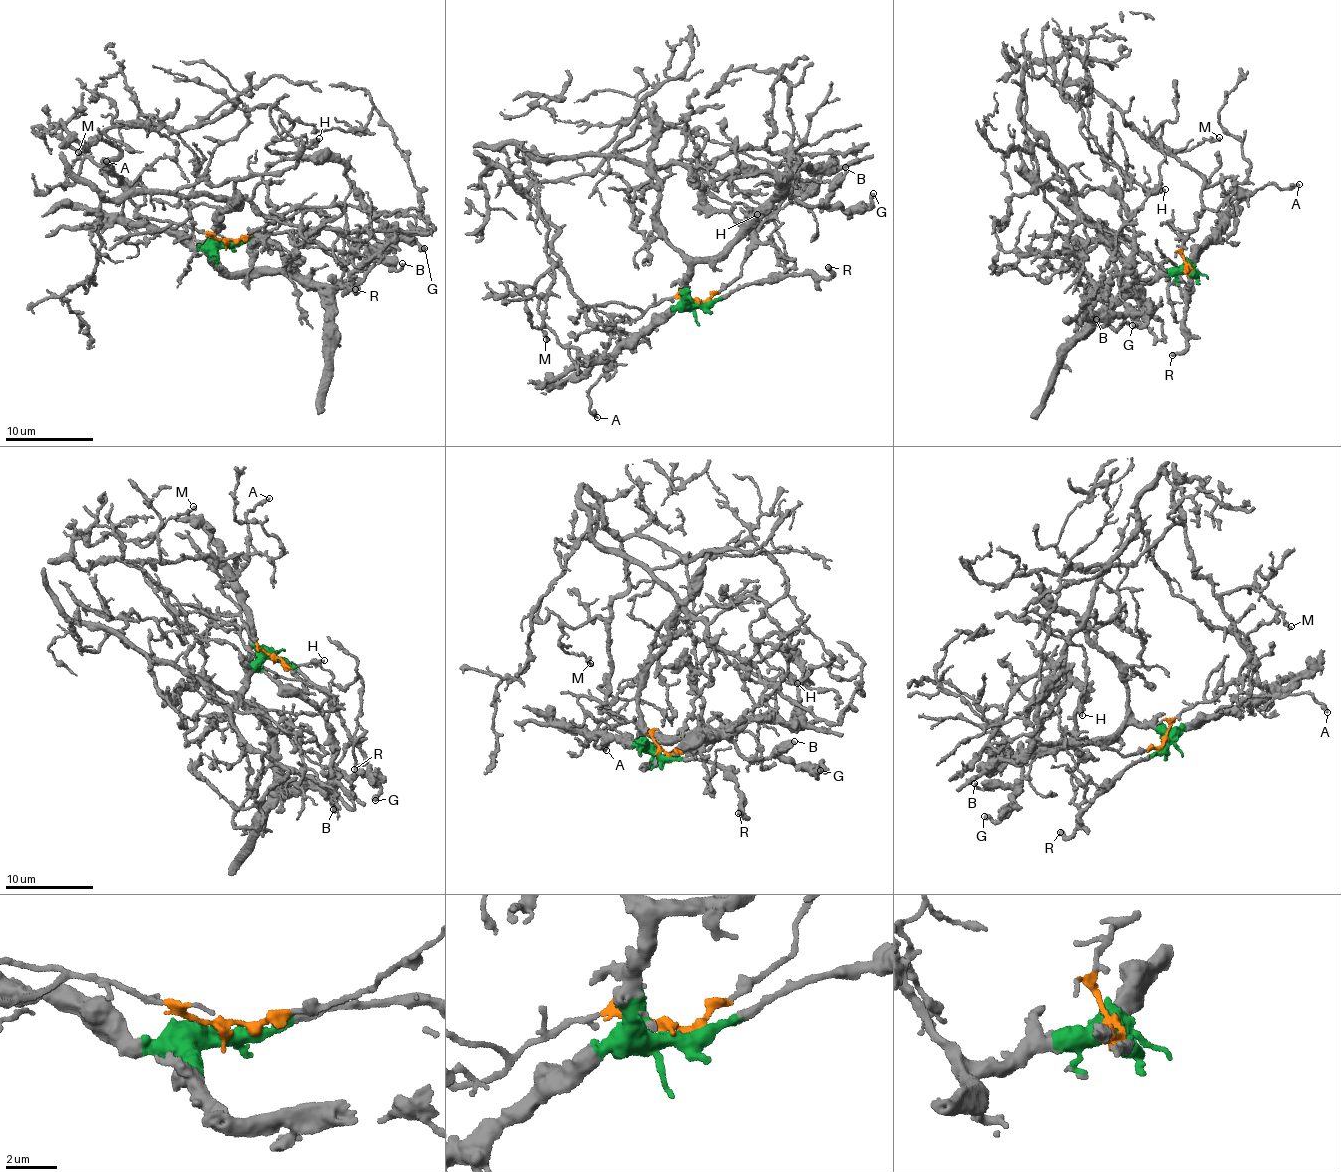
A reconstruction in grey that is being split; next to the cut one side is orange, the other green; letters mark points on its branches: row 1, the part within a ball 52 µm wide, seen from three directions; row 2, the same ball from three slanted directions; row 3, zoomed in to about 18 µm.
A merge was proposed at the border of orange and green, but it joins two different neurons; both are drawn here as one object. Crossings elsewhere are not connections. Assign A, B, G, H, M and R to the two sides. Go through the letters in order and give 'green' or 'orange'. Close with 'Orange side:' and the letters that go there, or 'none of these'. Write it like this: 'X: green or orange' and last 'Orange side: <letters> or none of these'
A: orange
B: green
G: green
H: orange
M: orange
R: green
Orange side: A, H, M

